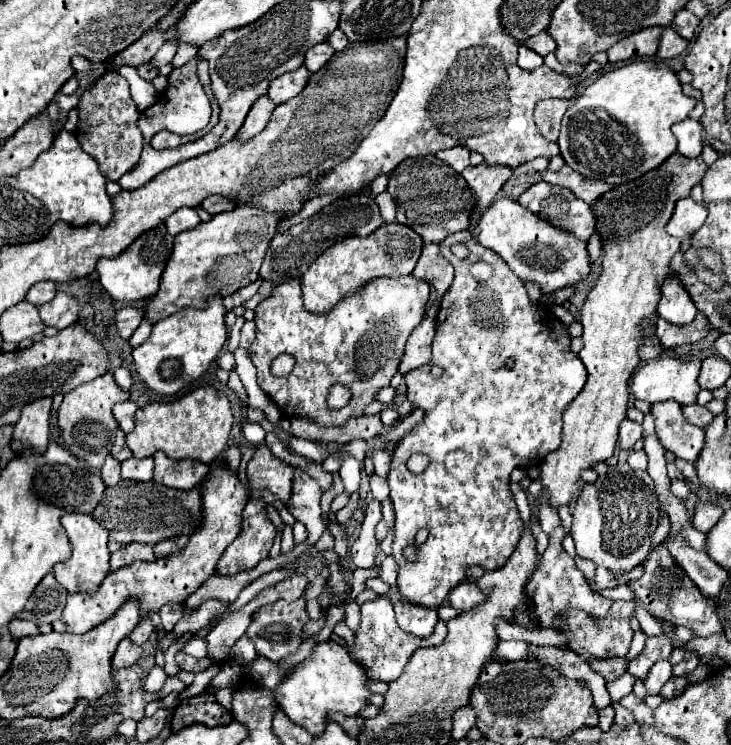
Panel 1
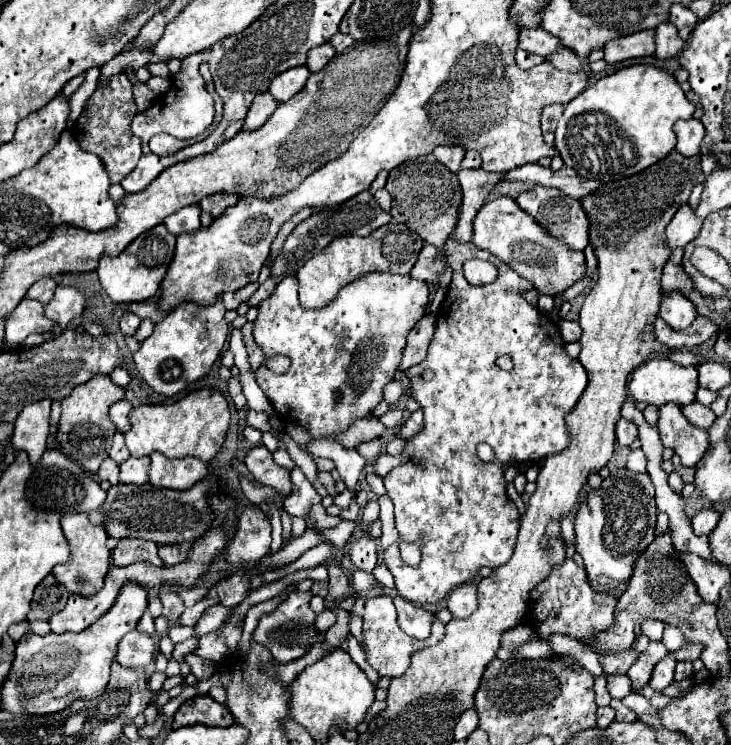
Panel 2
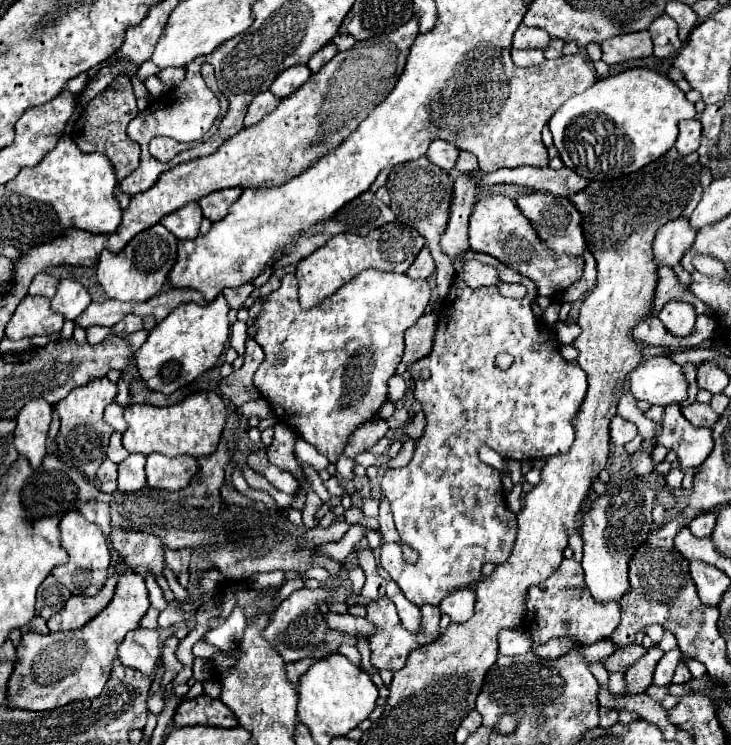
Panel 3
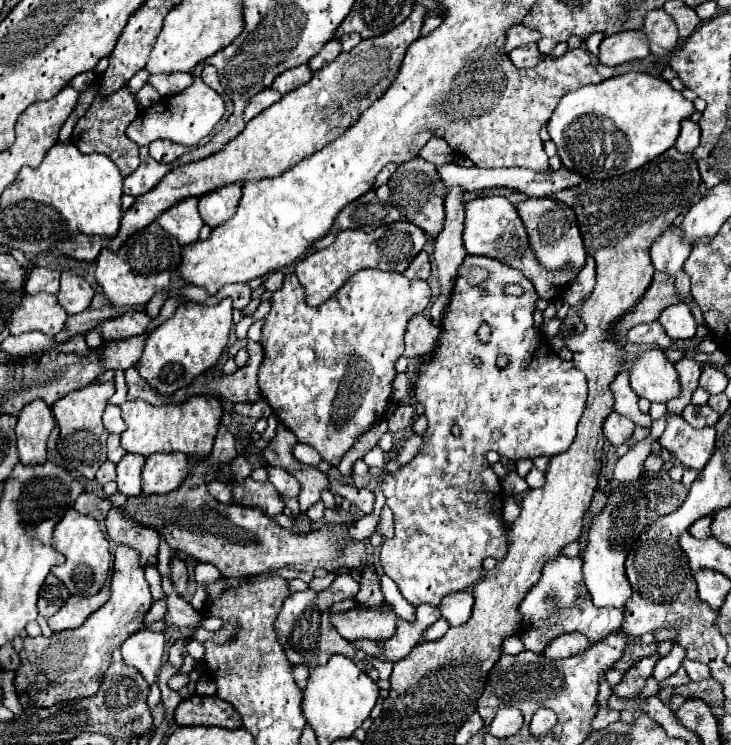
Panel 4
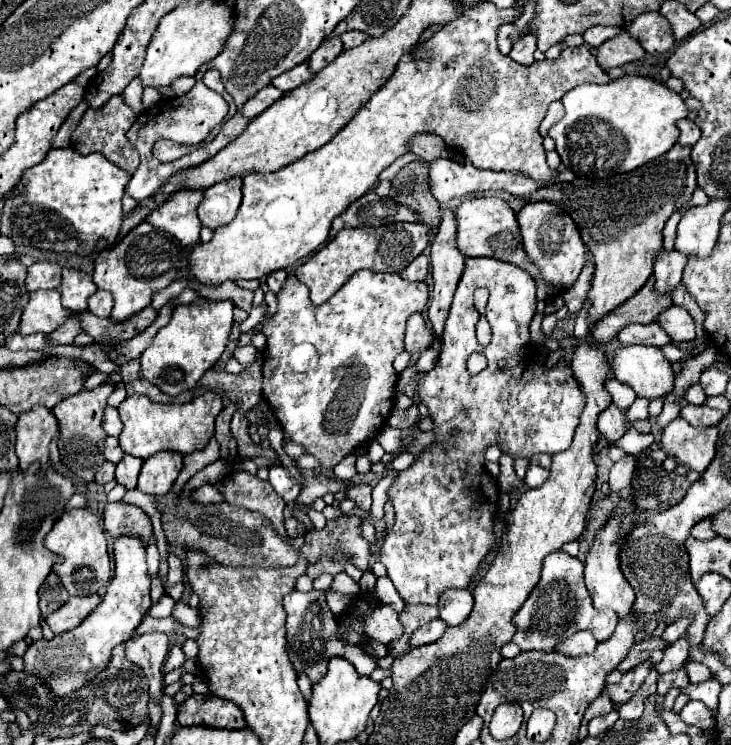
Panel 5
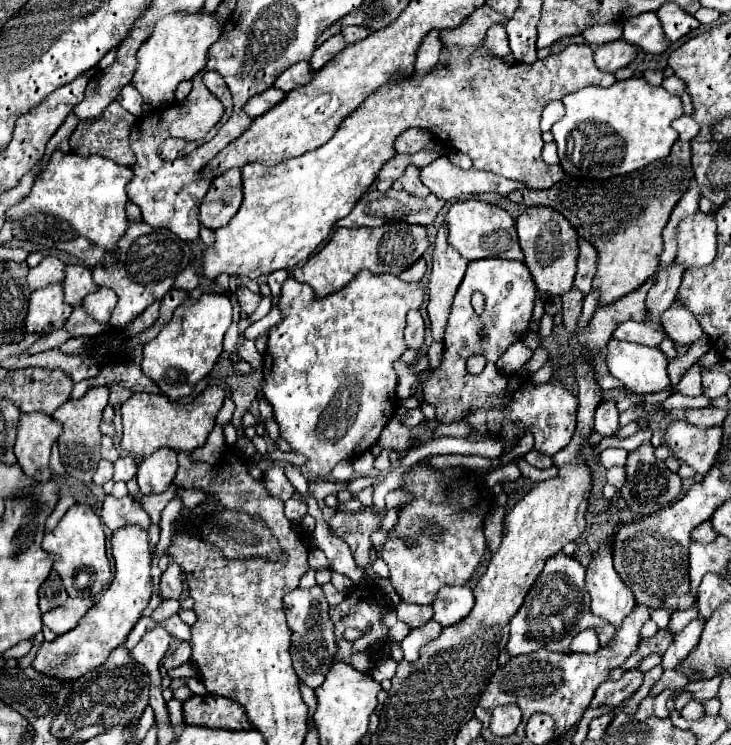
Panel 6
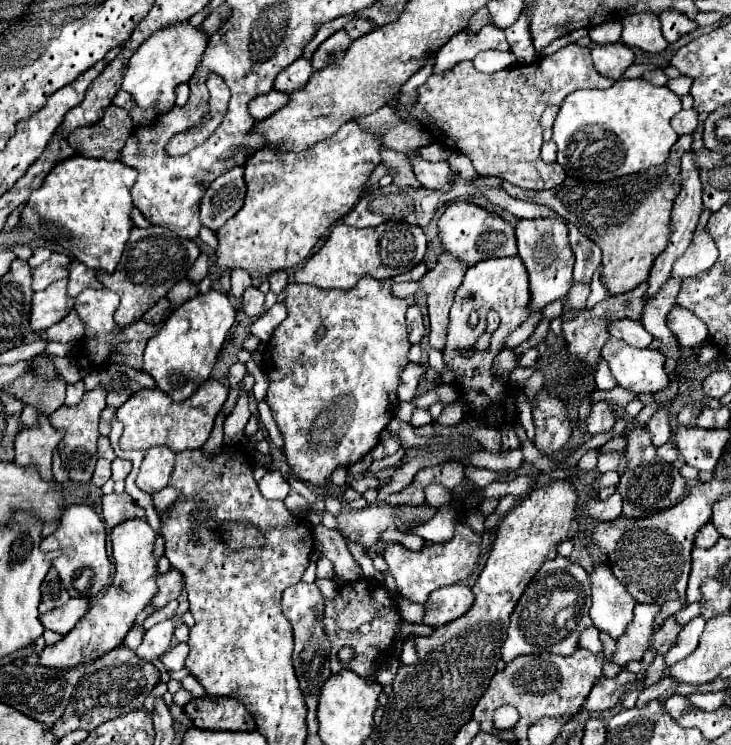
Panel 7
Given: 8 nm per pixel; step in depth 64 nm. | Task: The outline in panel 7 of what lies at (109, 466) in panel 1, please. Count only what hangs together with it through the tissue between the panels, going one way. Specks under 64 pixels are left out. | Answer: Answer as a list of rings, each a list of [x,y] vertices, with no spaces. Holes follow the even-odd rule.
[[[100,458],[98,464],[96,464],[96,470],[94,470],[92,482],[94,482],[96,486],[102,486],[102,484],[108,482],[108,480],[110,480],[110,462],[104,460],[104,458]]]

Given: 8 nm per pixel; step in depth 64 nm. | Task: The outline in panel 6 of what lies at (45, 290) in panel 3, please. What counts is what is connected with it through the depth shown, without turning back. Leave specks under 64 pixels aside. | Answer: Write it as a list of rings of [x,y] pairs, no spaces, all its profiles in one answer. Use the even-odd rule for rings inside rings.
[[[46,256],[36,268],[30,268],[28,272],[28,286],[30,290],[46,288],[52,282],[64,280],[64,268],[66,264],[56,256]]]

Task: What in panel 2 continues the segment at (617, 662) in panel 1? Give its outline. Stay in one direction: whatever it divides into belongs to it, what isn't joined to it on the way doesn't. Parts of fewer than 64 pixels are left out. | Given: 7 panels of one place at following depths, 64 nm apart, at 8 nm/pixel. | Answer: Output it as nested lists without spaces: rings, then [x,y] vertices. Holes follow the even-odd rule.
[[[626,650],[626,652],[618,652],[618,654],[606,654],[600,656],[600,664],[604,668],[604,672],[610,674],[626,674],[626,670],[630,668],[630,664],[640,656],[640,652],[636,650]]]

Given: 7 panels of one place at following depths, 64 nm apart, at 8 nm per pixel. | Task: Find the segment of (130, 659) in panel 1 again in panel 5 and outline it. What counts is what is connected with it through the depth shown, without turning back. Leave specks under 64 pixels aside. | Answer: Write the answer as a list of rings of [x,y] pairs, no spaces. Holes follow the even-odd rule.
[[[162,632],[142,634],[126,642],[126,656],[138,664],[150,682],[150,698],[162,700],[162,664],[168,656],[168,636]]]

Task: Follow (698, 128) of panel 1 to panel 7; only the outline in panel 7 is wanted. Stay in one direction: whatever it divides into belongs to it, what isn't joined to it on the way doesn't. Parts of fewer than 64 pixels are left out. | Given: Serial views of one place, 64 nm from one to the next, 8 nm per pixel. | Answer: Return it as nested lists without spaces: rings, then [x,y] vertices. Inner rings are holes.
[[[694,108],[690,110],[682,110],[680,114],[676,114],[672,118],[672,128],[682,136],[682,134],[692,134],[694,128],[698,126],[698,112]]]

